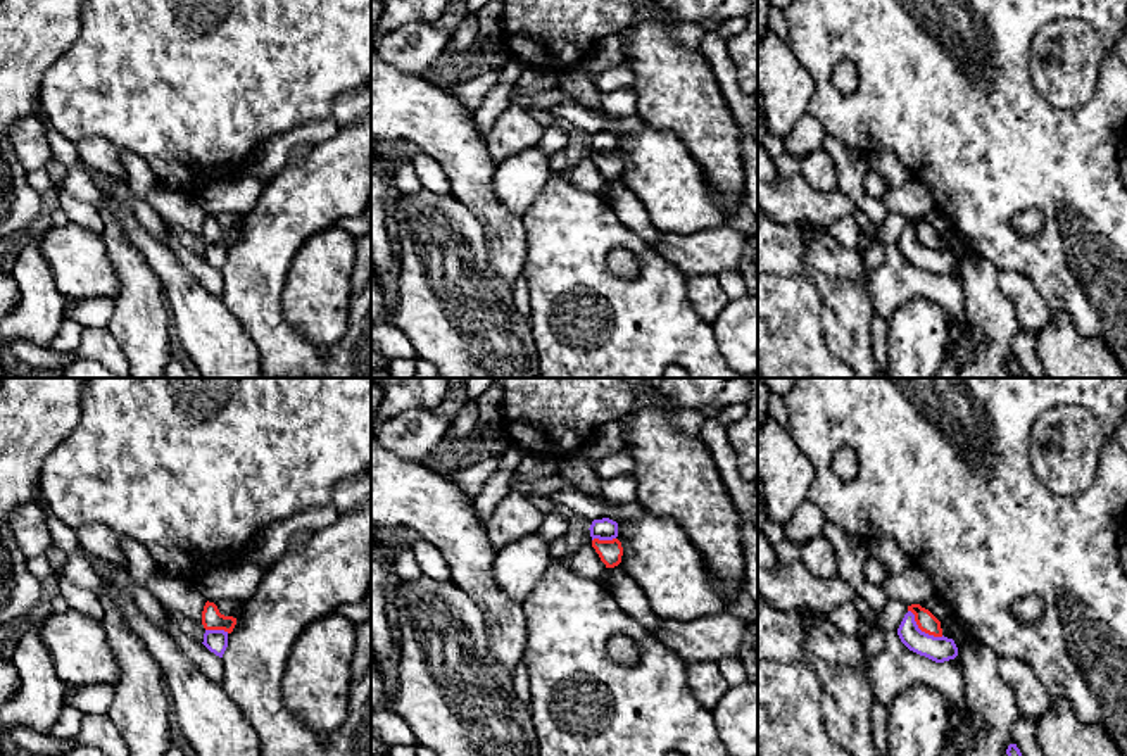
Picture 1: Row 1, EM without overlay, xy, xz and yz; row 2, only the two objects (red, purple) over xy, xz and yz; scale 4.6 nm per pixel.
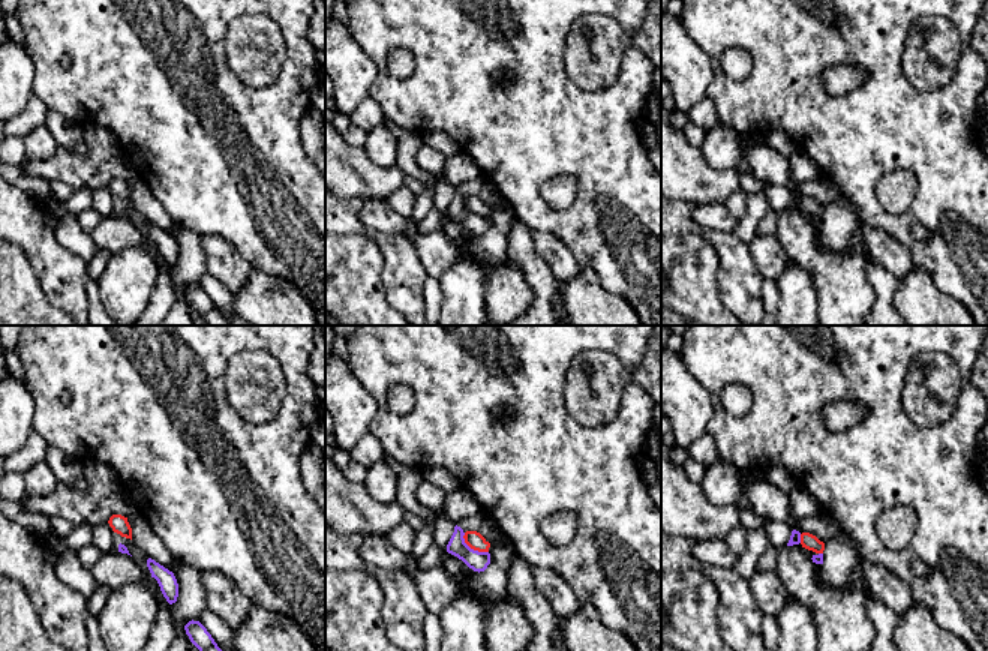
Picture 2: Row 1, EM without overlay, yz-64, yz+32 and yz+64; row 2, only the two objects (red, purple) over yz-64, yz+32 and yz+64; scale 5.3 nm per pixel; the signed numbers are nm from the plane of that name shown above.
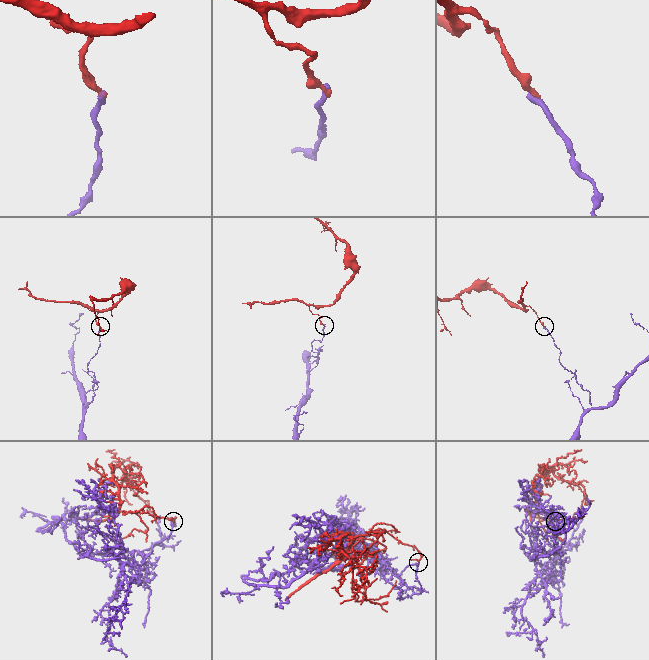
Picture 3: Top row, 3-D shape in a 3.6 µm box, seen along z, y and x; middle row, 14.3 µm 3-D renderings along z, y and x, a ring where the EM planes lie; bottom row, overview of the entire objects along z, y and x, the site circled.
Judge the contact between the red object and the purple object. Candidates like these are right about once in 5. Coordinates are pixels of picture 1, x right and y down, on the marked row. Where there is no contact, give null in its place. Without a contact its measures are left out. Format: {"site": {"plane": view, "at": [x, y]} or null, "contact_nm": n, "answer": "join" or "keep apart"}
{"site": {"plane": "yz", "at": [922, 630]}, "contact_nm": 200, "answer": "keep apart"}

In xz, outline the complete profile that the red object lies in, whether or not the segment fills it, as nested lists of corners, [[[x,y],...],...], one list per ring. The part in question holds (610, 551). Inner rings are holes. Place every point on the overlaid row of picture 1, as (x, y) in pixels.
[[[594,539],[592,547],[599,554],[599,558],[606,564],[606,568],[614,568],[621,563],[623,547],[618,539],[613,539],[613,540]]]

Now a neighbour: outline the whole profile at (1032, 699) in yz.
[[[999,658],[999,677],[1011,689],[1020,715],[1037,721],[1053,704],[1055,697],[1048,692],[1036,671],[1017,658]]]

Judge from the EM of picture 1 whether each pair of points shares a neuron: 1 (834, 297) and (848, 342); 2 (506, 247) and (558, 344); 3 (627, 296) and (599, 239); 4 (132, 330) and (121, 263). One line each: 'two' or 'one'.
1: one
2: two
3: one
4: one

